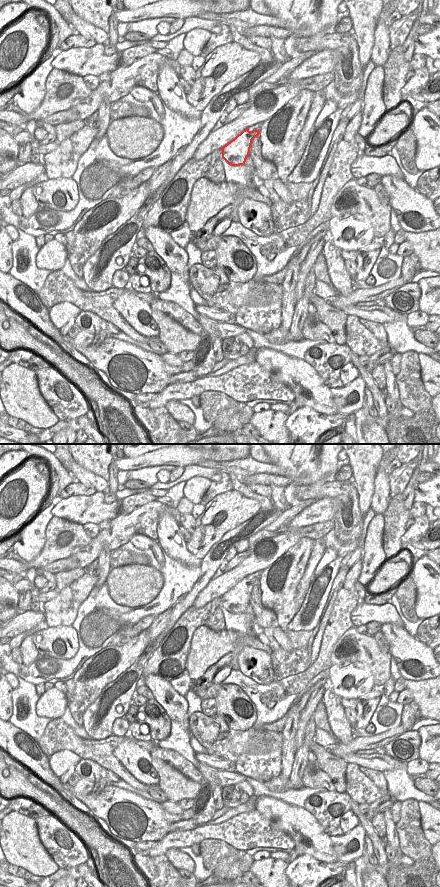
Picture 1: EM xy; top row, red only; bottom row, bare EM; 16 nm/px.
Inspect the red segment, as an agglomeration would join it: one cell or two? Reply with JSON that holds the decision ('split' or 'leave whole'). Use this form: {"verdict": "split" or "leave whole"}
{"verdict": "leave whole"}

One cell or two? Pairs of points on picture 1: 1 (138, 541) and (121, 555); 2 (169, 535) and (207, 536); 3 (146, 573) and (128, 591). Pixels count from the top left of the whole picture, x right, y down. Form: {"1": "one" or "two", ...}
{"1": "two", "2": "two", "3": "one"}

